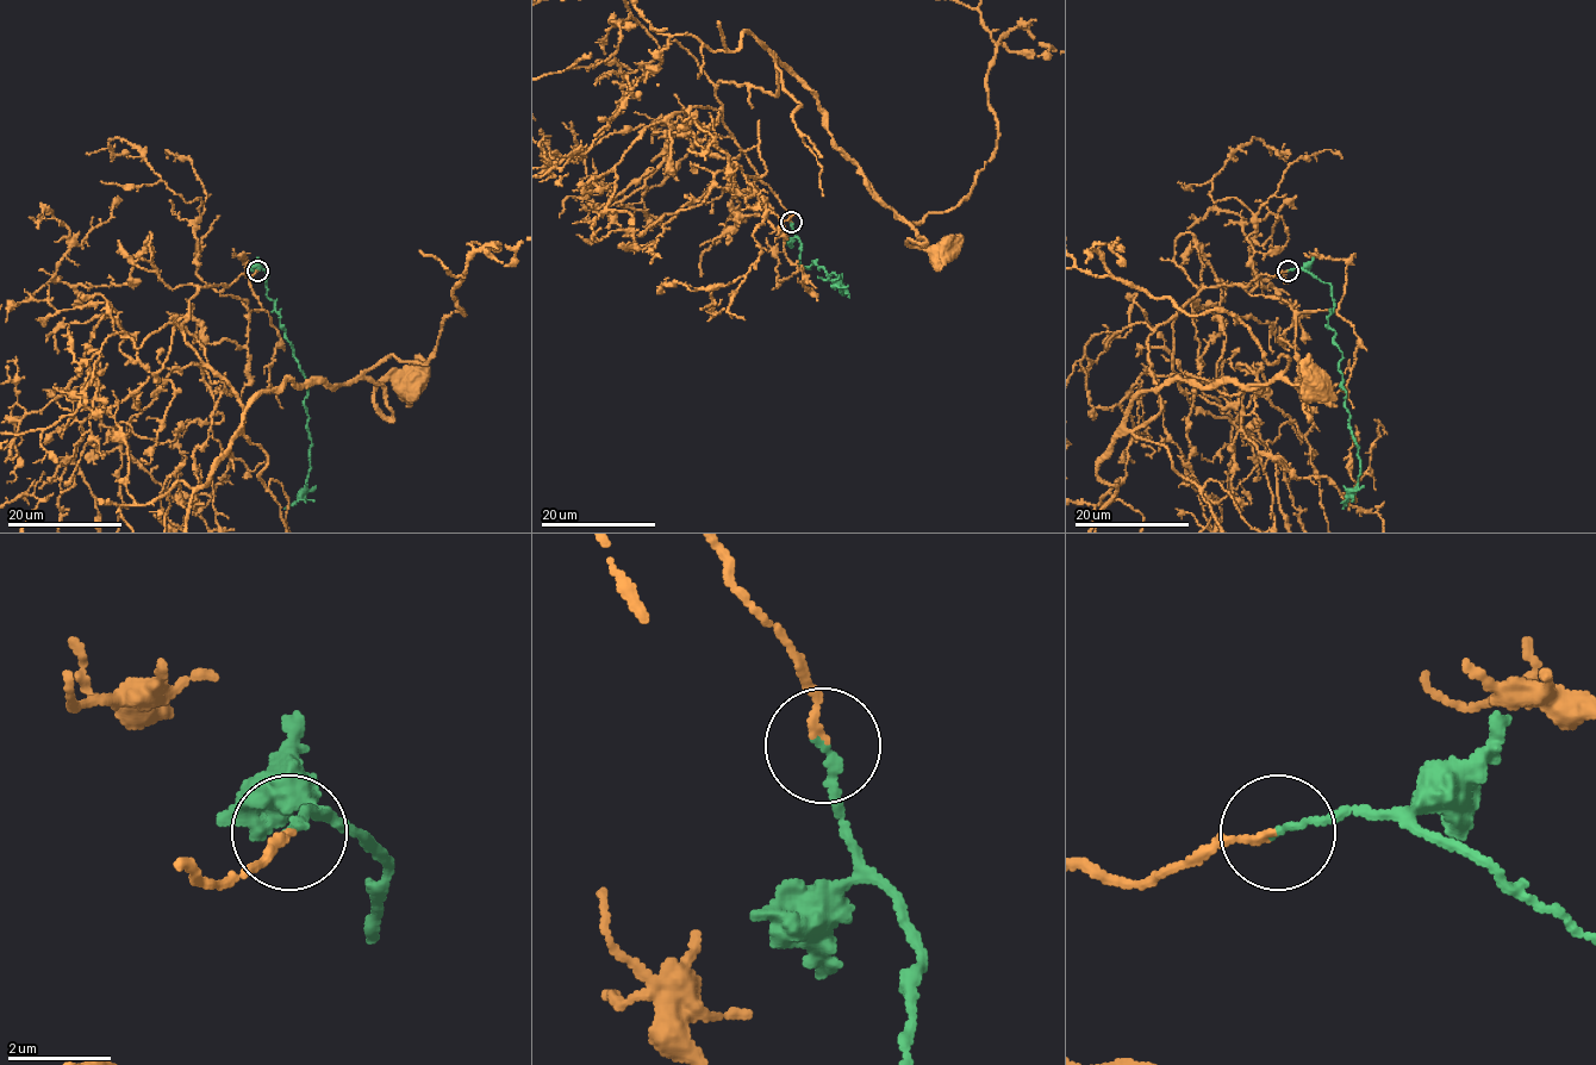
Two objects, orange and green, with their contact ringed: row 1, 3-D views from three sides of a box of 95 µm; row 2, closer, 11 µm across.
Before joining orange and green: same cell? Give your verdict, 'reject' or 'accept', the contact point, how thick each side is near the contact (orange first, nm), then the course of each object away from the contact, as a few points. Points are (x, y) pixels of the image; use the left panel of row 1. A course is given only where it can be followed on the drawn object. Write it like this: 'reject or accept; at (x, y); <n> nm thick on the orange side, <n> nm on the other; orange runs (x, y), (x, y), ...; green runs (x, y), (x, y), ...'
accept; at (257, 271); 140 nm thick on the orange side, 150 nm on the other; orange runs (257, 271), (200, 287), (182, 323), (242, 429), (288, 379), (372, 379), (391, 417), (374, 391), (406, 378); green runs (257, 271), (268, 274), (267, 296), (275, 303), (307, 387), (310, 471), (304, 492), (284, 509)

